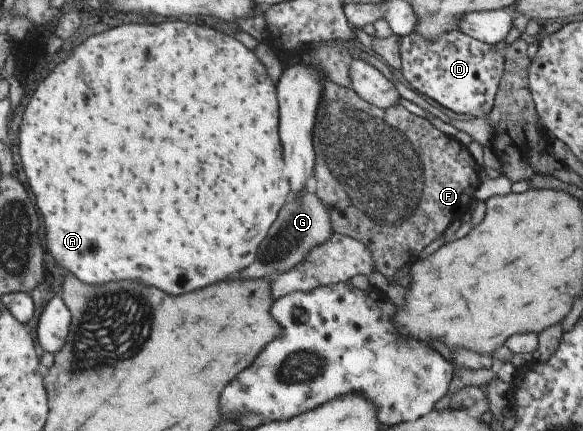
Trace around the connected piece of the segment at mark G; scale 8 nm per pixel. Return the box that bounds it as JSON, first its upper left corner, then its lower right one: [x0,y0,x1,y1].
[238,189,332,279]

